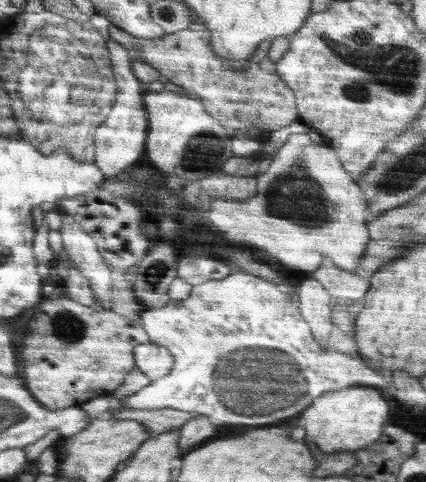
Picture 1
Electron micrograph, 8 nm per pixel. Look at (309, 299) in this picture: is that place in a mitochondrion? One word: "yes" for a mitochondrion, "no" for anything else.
no

